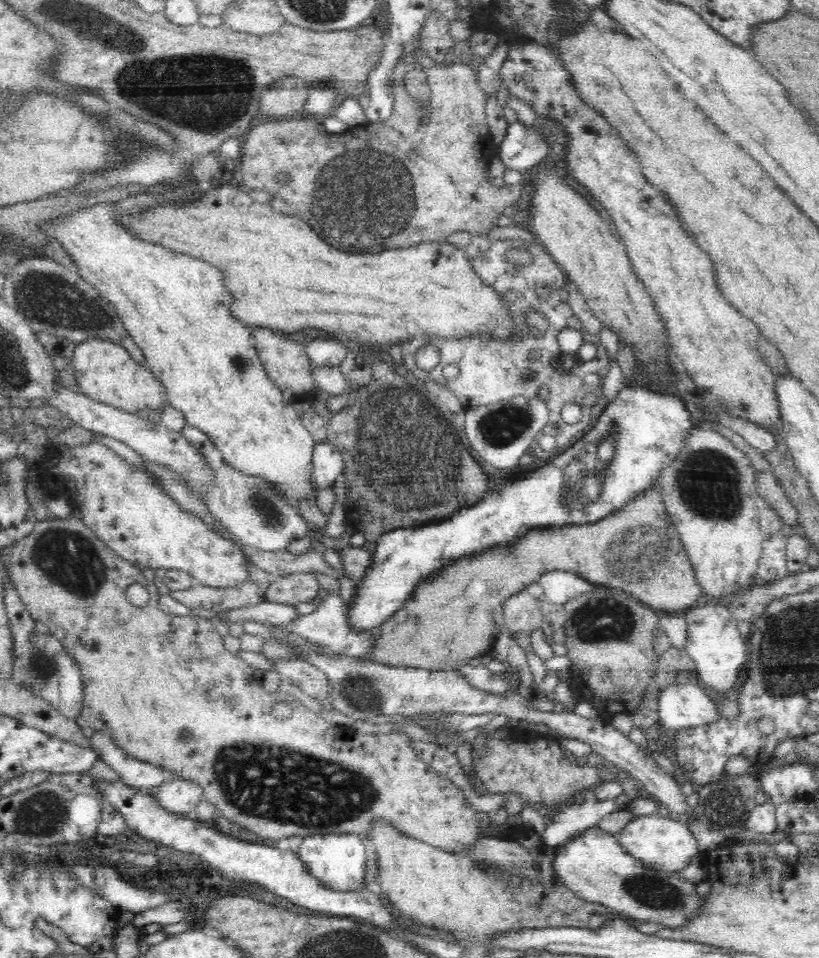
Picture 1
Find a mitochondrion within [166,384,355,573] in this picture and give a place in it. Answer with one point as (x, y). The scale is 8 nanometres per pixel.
(259, 500)

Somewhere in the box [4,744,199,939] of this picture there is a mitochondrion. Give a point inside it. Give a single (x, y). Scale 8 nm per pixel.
(44, 814)

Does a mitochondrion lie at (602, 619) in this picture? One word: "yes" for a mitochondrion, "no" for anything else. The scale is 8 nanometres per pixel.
yes

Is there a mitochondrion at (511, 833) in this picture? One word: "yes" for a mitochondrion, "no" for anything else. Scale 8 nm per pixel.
no

